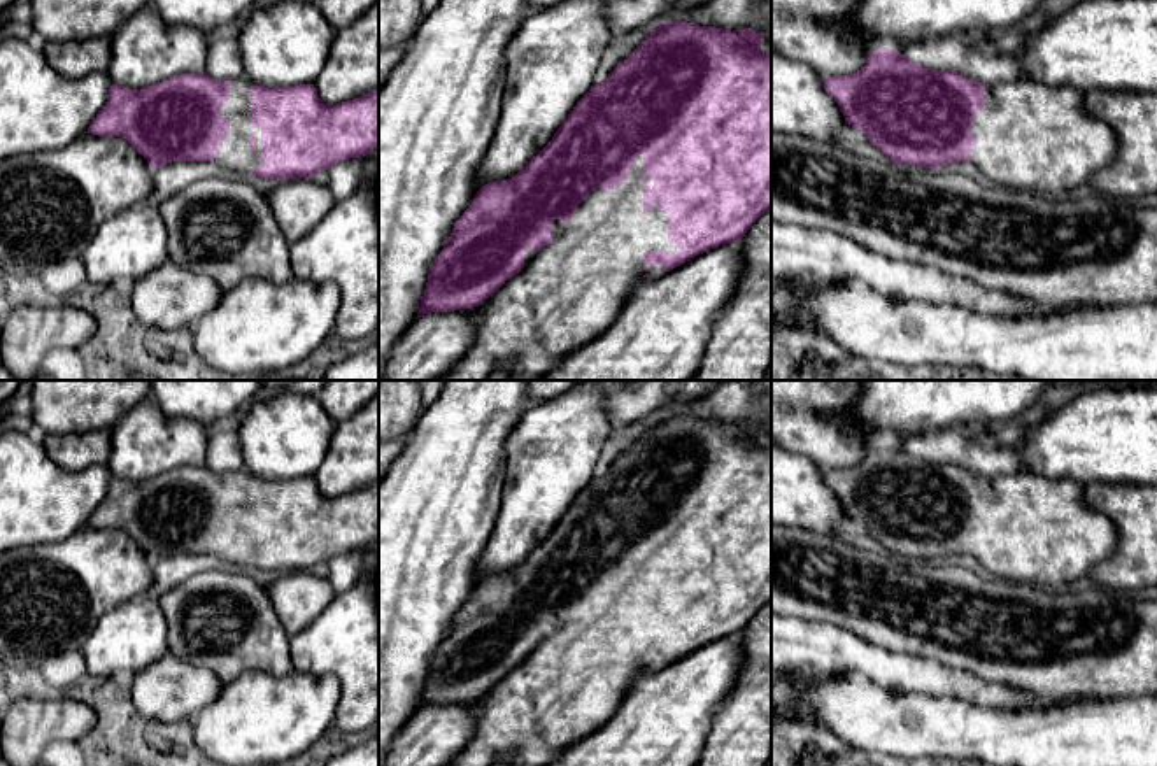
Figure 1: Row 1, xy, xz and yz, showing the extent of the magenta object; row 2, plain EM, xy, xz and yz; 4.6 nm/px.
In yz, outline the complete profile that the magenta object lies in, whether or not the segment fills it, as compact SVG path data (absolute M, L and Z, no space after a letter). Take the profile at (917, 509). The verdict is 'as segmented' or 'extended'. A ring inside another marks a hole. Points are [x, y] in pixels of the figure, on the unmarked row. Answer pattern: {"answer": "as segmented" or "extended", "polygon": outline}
{"answer": "extended", "polygon": "M875 442L861 463L822 473L845 515L866 526L892 556L938 563L948 556L969 554L987 577L1013 577L1045 589L1061 589L1089 577L1117 549L1115 524L1085 503L1080 484L1066 479L1047 479L1031 472L982 477L954 463L926 461L894 442Z"}

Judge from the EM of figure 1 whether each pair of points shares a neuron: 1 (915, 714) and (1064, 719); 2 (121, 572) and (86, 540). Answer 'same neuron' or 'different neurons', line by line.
1: same neuron
2: same neuron

